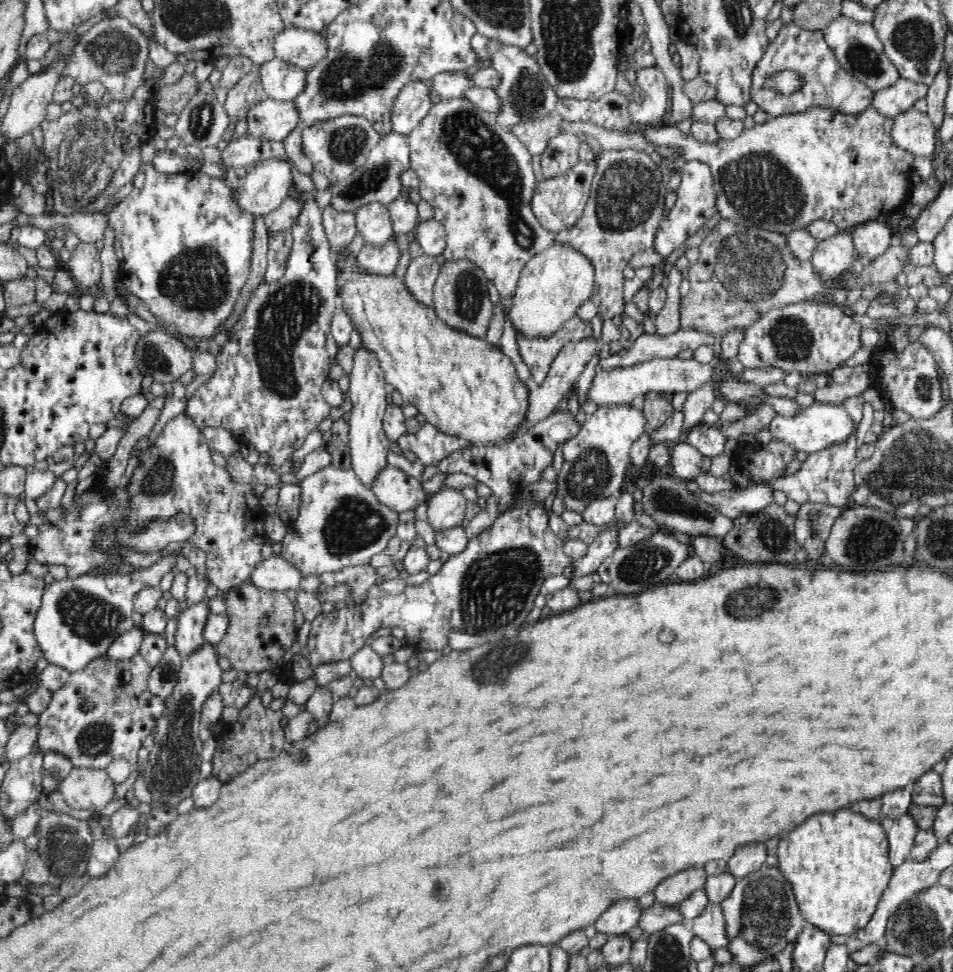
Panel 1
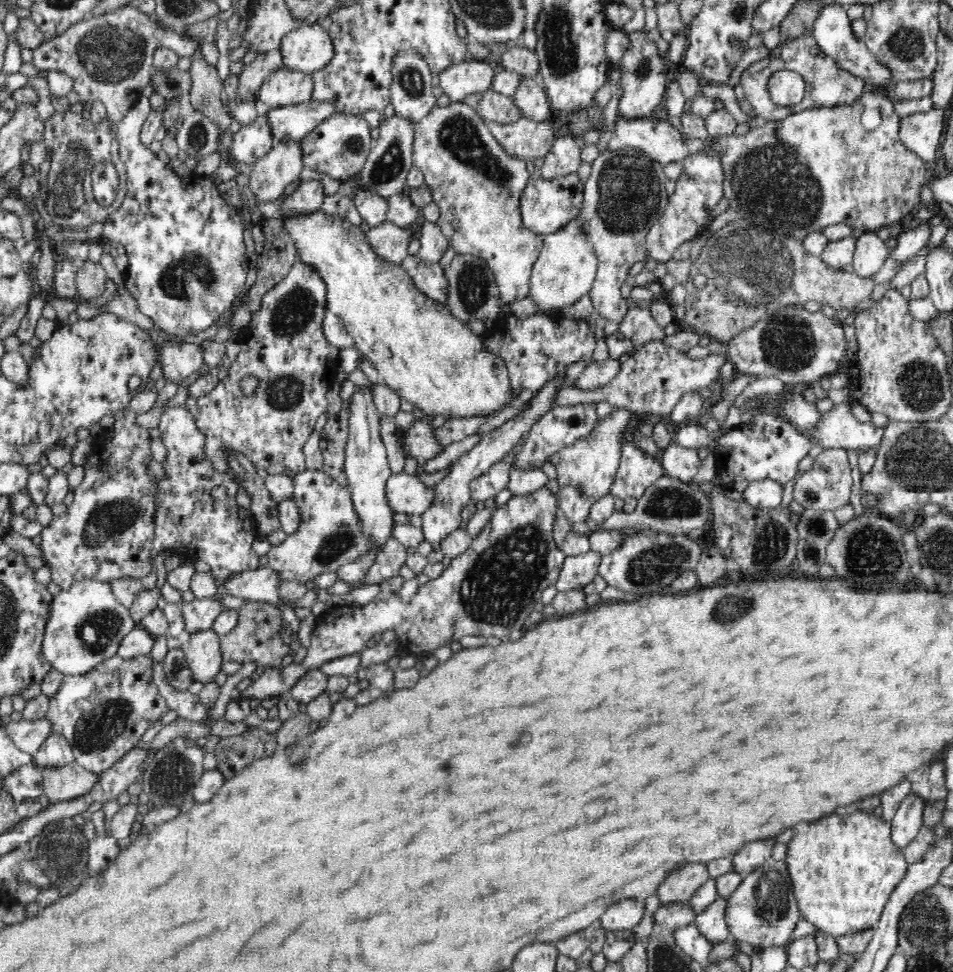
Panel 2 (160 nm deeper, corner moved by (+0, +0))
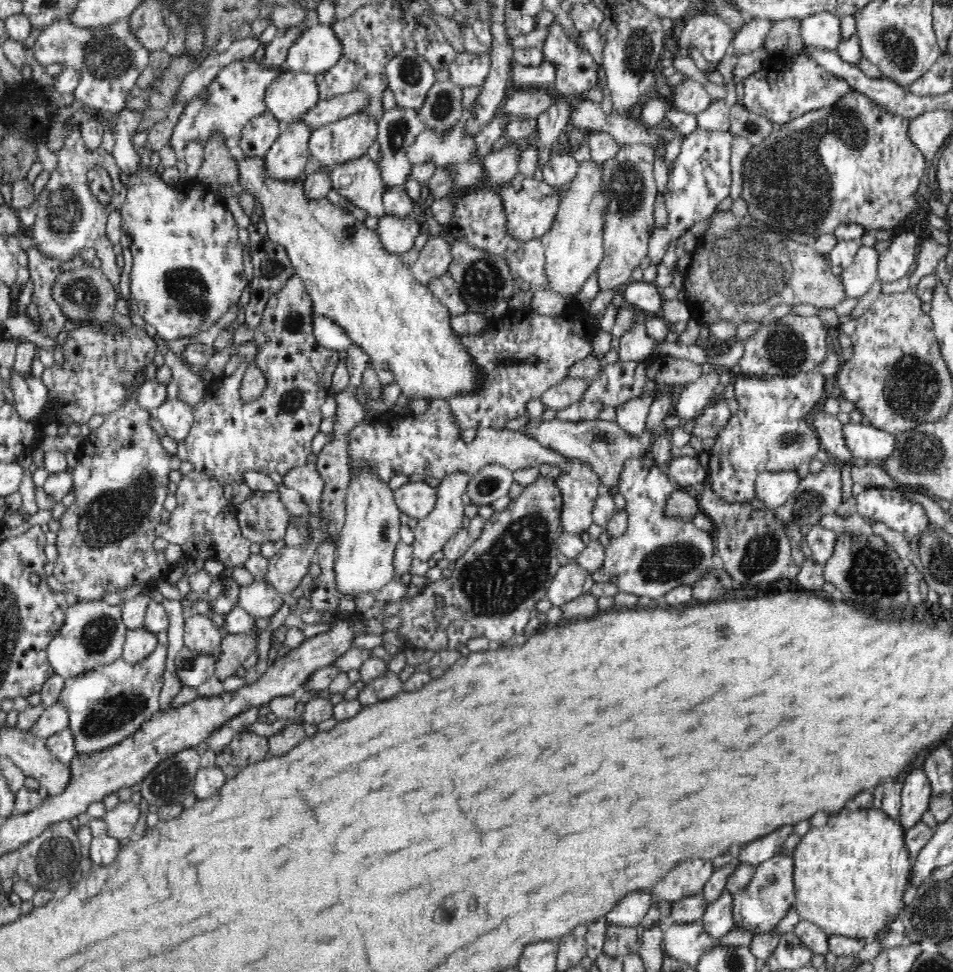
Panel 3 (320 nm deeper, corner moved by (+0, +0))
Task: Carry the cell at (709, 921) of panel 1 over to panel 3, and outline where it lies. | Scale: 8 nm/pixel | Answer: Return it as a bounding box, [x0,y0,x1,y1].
[701,891,736,940]

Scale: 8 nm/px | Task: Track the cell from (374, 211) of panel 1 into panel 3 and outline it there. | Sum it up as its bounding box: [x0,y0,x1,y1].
[330,157,386,218]

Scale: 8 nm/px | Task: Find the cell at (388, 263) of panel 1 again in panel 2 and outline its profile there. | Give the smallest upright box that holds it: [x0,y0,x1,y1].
[365,220,412,265]

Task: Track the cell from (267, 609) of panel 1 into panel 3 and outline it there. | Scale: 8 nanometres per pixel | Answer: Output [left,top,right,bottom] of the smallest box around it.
[214,622,258,681]

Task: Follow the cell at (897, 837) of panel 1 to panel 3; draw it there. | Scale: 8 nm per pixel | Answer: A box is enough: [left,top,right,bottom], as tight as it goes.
[897,766,932,834]

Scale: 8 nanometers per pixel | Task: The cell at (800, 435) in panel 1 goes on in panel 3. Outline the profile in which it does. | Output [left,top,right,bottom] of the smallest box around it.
[841,421,895,465]

